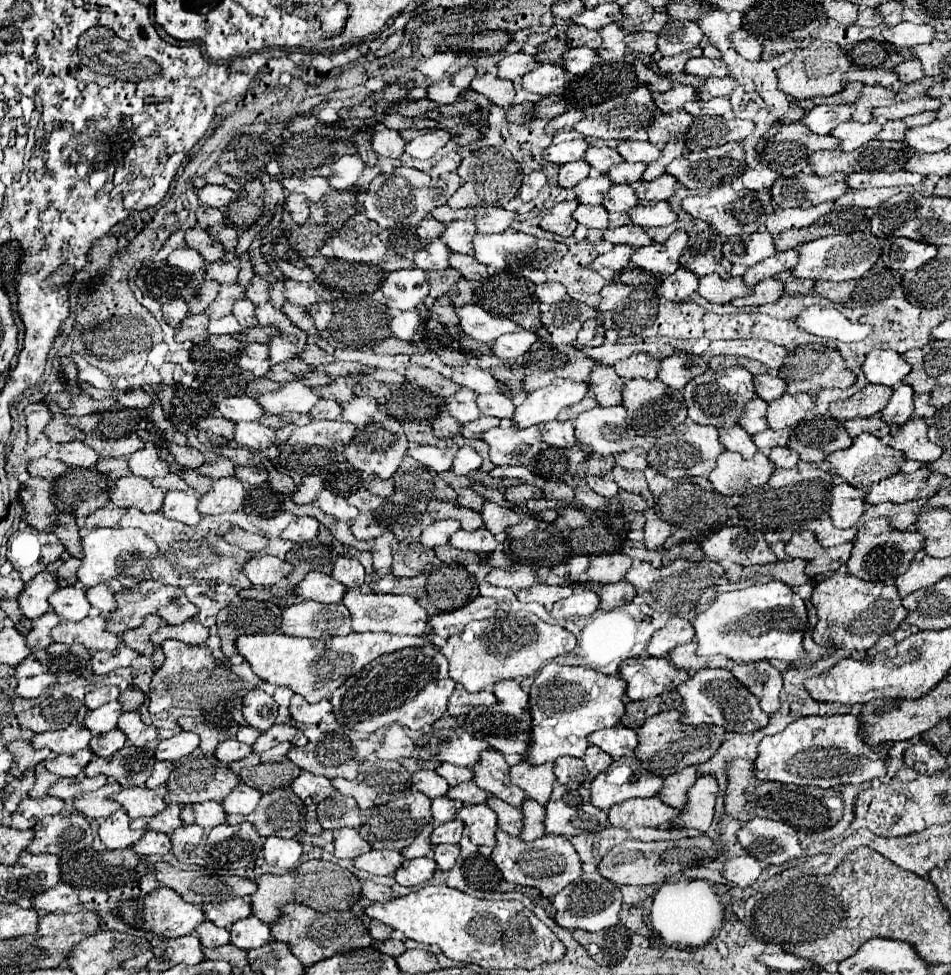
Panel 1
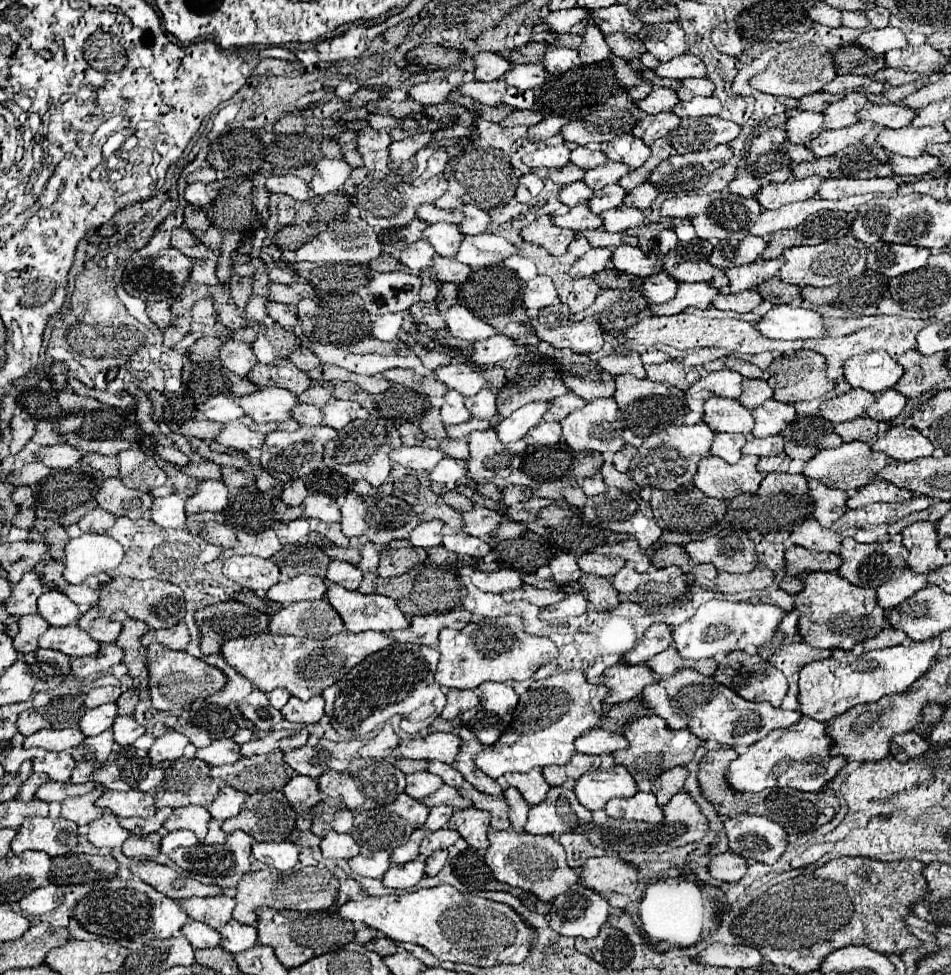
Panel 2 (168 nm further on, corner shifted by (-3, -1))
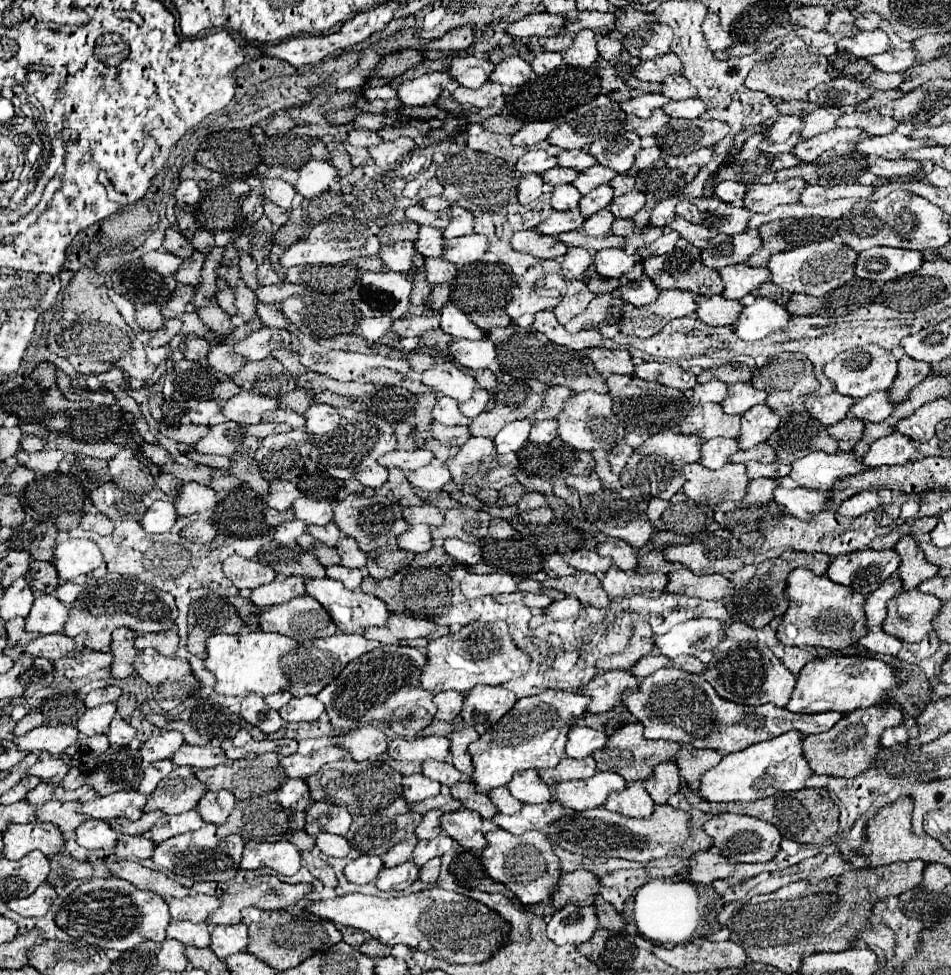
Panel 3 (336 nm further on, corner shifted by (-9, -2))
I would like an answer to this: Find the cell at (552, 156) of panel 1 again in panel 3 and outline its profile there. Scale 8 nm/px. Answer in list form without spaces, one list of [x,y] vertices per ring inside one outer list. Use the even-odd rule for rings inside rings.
[[[528,150],[516,160],[516,170],[522,174],[526,174],[526,172],[542,174],[554,166],[556,166],[556,156],[552,156],[544,150]]]

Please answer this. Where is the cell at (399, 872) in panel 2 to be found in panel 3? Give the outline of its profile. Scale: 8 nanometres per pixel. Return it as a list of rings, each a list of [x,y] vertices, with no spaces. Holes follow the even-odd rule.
[[[414,862],[400,864],[396,868],[384,868],[380,870],[376,878],[376,888],[378,890],[404,890],[418,878],[418,866]]]

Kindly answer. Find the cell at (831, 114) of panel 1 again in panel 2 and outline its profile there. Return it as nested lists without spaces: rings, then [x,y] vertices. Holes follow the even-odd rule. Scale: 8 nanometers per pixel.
[[[796,111],[788,117],[786,121],[786,131],[792,143],[802,143],[808,145],[814,141],[822,129],[824,129],[824,113],[814,113],[814,111]]]

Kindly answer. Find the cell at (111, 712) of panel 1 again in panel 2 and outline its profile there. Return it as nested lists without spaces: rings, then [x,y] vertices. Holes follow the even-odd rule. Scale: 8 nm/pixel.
[[[104,703],[100,707],[88,709],[86,715],[80,719],[80,731],[84,735],[100,735],[102,731],[110,729],[116,719],[116,703]]]

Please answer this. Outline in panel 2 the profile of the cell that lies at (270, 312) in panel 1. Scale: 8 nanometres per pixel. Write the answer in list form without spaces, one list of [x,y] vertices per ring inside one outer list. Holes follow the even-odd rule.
[[[256,295],[250,297],[250,301],[248,301],[246,309],[244,309],[246,311],[246,319],[248,319],[250,325],[260,323],[264,317],[268,317],[264,303],[266,303],[266,299],[262,299],[262,297],[256,297]]]

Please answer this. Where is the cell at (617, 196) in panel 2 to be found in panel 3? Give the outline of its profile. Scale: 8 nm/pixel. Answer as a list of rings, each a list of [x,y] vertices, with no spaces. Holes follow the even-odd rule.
[[[604,184],[604,186],[594,188],[592,194],[582,196],[578,208],[580,208],[580,212],[582,212],[584,216],[590,216],[590,214],[600,212],[602,208],[606,208],[606,206],[612,202],[612,198],[614,198],[614,192],[610,190],[608,184]]]

